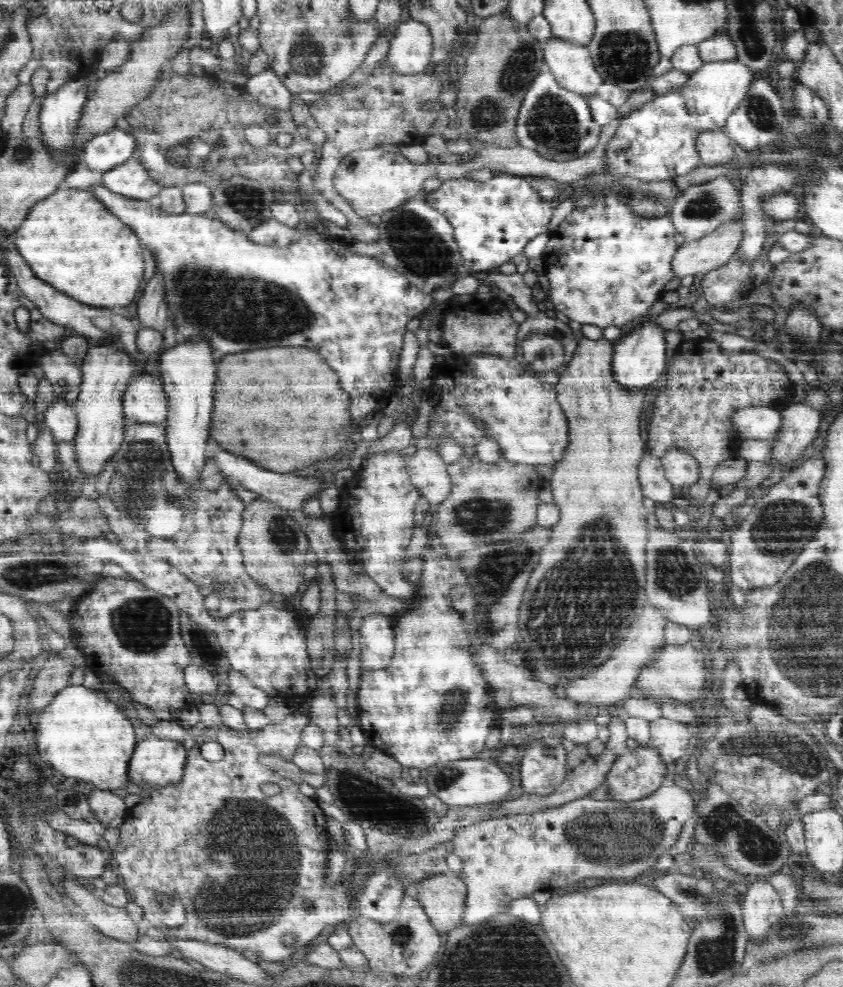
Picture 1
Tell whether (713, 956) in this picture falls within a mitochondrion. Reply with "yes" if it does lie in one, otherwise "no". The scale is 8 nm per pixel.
yes

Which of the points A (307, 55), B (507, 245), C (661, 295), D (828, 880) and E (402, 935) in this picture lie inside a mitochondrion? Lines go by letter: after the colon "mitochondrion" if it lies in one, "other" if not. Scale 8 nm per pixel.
A: mitochondrion
B: other
C: other
D: other
E: mitochondrion

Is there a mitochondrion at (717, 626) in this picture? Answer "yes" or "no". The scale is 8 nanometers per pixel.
no

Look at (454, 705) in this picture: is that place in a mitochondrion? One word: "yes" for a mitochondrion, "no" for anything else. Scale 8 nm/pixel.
yes

